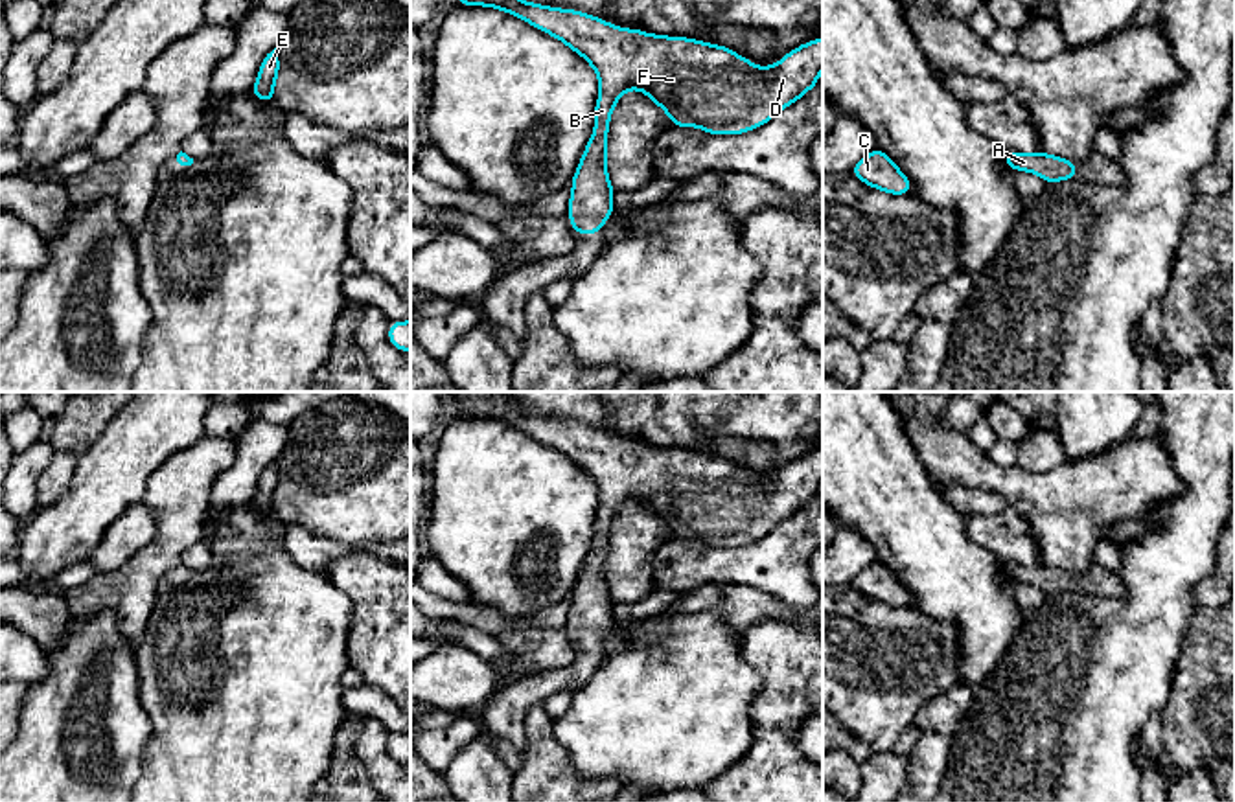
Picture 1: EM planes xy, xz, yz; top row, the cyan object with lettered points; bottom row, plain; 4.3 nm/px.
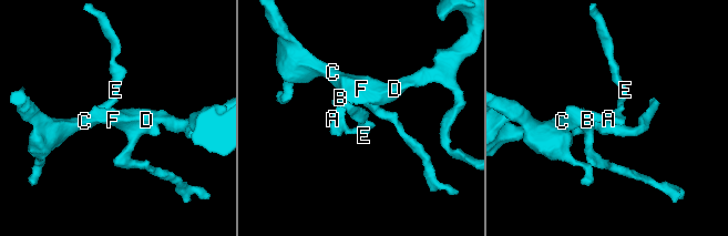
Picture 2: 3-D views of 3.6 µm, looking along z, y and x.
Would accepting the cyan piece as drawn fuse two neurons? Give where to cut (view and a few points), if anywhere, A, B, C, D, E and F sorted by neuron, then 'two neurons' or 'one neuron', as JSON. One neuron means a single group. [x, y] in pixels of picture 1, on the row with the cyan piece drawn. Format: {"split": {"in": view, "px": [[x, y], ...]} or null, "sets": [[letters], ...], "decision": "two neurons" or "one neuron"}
{"split": null, "sets": [["A", "B", "C", "D", "E", "F"]], "decision": "one neuron"}

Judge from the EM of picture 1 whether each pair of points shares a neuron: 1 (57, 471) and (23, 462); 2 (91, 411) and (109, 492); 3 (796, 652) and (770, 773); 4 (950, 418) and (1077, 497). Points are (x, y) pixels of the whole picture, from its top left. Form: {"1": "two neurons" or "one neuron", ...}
{"1": "two neurons", "2": "two neurons", "3": "one neuron", "4": "two neurons"}

